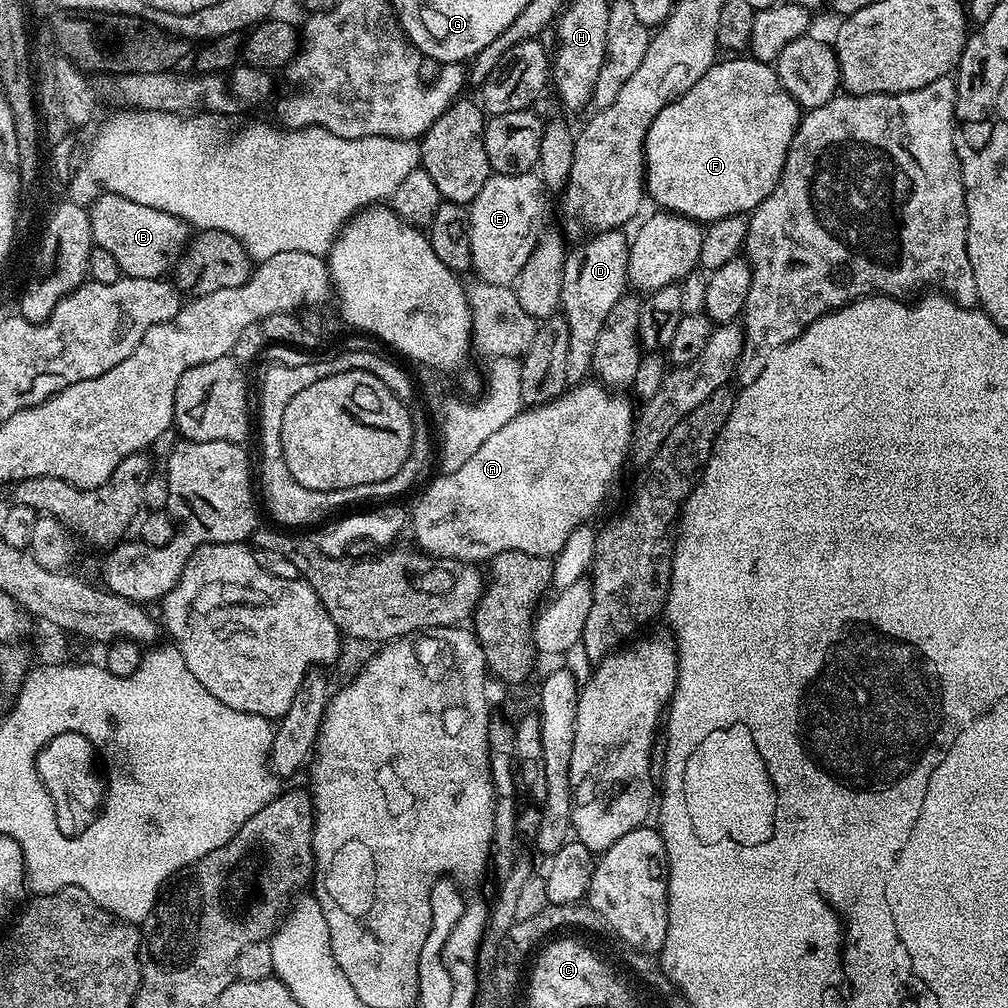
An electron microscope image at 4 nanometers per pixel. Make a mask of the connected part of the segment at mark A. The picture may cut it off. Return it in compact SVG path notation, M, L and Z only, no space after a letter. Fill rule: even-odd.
M576 382L571 385L561 396L558 396L546 402L535 406L528 406L521 410L502 430L494 430L482 446L478 446L478 451L471 456L463 466L458 466L458 470L445 472L437 475L437 480L425 490L420 496L420 501L416 504L416 513L410 516L410 533L416 541L415 547L421 552L428 552L432 556L441 556L451 560L463 560L466 564L475 562L491 561L492 557L509 552L510 550L522 550L526 554L535 556L555 557L557 552L562 550L568 535L578 527L587 525L588 520L600 508L600 503L608 496L608 491L612 488L612 483L620 476L620 467L624 460L629 459L630 449L632 447L632 429L634 427L634 408L632 412L633 401L624 396L619 396L619 391L609 390L603 383L586 384L588 382Z

